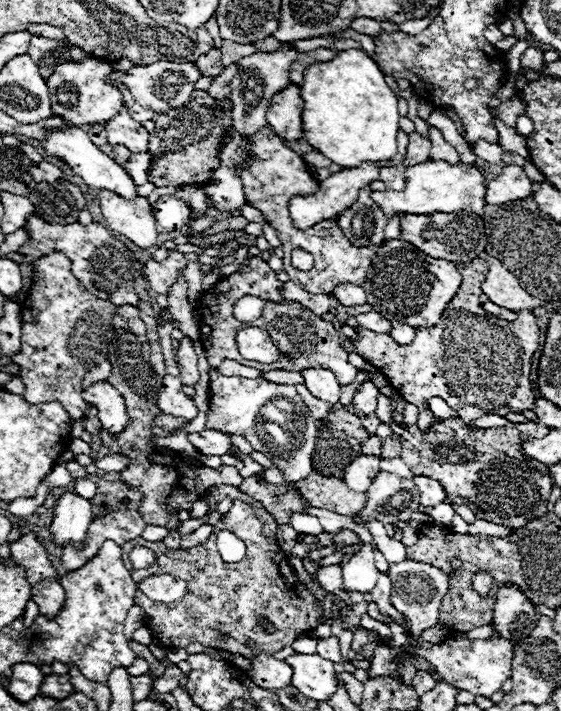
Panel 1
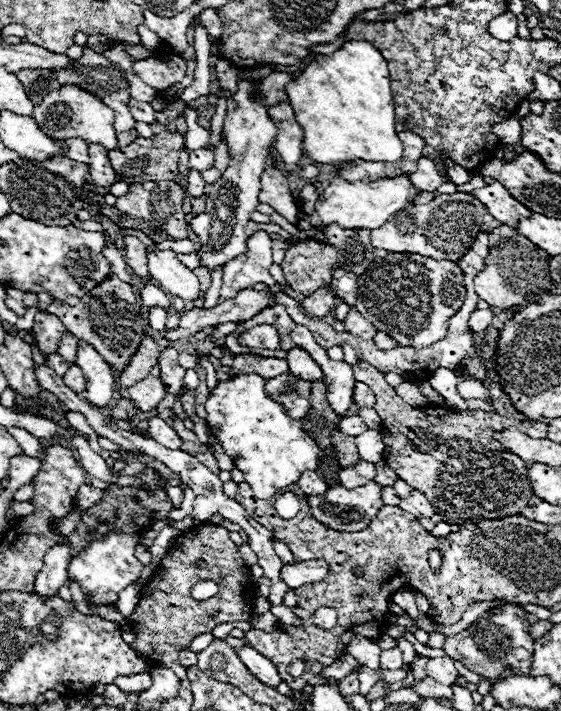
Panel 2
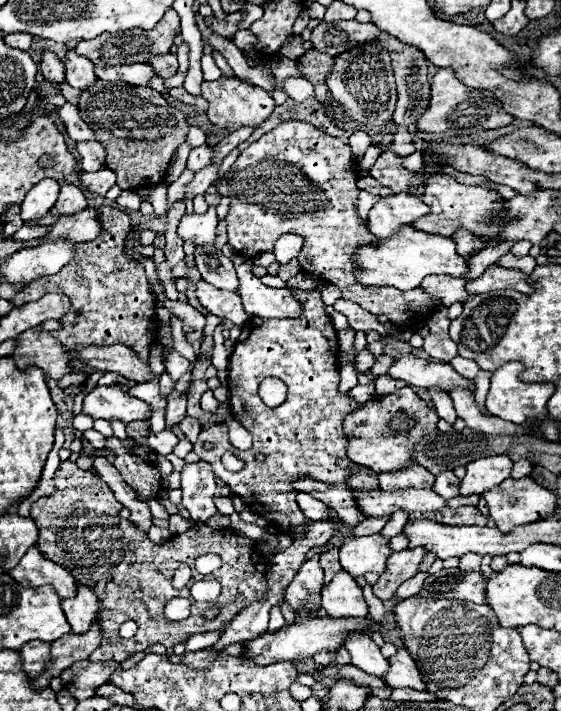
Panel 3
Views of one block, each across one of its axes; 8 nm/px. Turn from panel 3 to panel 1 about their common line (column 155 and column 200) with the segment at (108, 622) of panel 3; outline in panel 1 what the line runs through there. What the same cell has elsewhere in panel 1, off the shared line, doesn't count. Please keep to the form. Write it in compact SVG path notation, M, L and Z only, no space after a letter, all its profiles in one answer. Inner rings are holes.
M236 500L228 514L222 516L222 520L214 526L210 538L194 548L188 550L172 550L168 552L170 564L162 564L162 556L158 556L156 564L150 568L130 568L132 580L140 584L148 576L156 574L170 574L174 578L180 578L186 582L188 592L182 600L174 604L154 602L142 592L136 592L136 604L144 610L146 626L154 632L156 640L166 648L186 648L192 642L200 642L208 648L220 648L234 654L242 654L246 658L254 658L262 652L274 654L276 650L284 646L292 646L292 642L298 636L312 634L312 630L326 618L334 620L334 612L340 612L344 616L344 628L354 634L352 650L356 654L364 654L364 646L372 644L378 638L378 632L374 630L360 630L360 618L366 614L366 602L362 604L350 604L348 608L340 606L340 600L326 592L324 600L316 600L312 592L300 582L296 570L286 560L284 552L280 550L278 542L262 534L262 522L256 518L250 504ZM216 530L230 530L238 534L238 538L246 544L246 556L240 562L226 564L216 548ZM266 616L276 624L276 632L272 636L264 634L262 630L256 630L256 618ZM218 632L230 634L230 638L236 644L226 644L218 640ZM244 640L254 640L256 648L248 650L244 646Z

